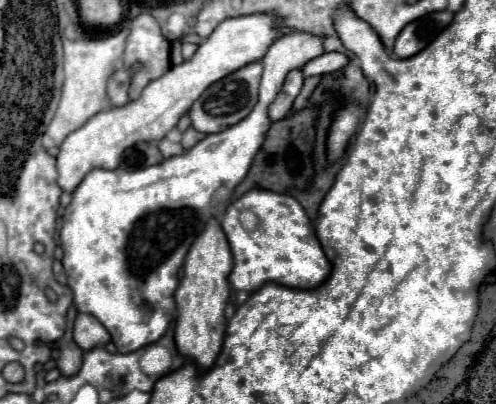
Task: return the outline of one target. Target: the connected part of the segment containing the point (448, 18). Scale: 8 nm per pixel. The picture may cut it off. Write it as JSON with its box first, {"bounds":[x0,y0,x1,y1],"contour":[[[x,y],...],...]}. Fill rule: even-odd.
{"bounds":[394,10,454,58],"contour":[[[442,10],[442,12],[432,12],[416,22],[410,22],[398,34],[394,44],[394,54],[398,58],[410,58],[418,54],[452,22],[452,18],[454,14],[450,10]]]}

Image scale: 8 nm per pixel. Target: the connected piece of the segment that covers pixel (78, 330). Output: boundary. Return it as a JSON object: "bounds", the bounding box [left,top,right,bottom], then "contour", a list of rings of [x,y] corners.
{"bounds":[74,314,110,350],"contour":[[[78,314],[74,324],[74,342],[82,350],[92,350],[110,342],[110,332],[90,314]]]}

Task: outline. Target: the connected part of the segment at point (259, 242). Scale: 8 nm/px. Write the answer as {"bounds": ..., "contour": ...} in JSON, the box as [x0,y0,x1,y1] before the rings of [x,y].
{"bounds":[220,190,332,292],"contour":[[[250,190],[228,206],[220,224],[234,256],[230,284],[236,290],[256,292],[268,282],[296,290],[314,290],[332,272],[332,266],[316,238],[312,220],[306,216],[300,202],[288,194]]]}

